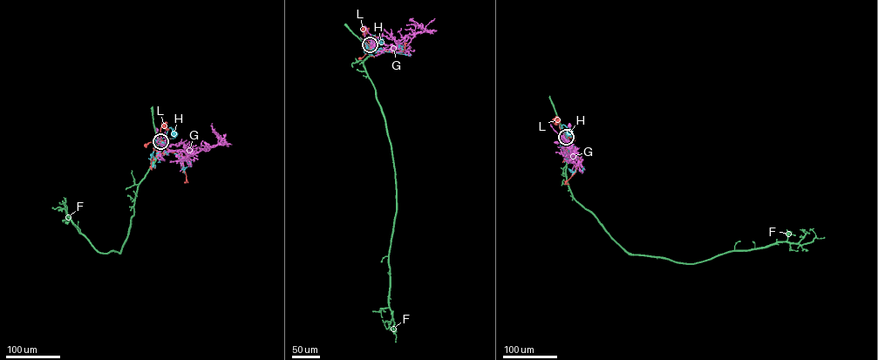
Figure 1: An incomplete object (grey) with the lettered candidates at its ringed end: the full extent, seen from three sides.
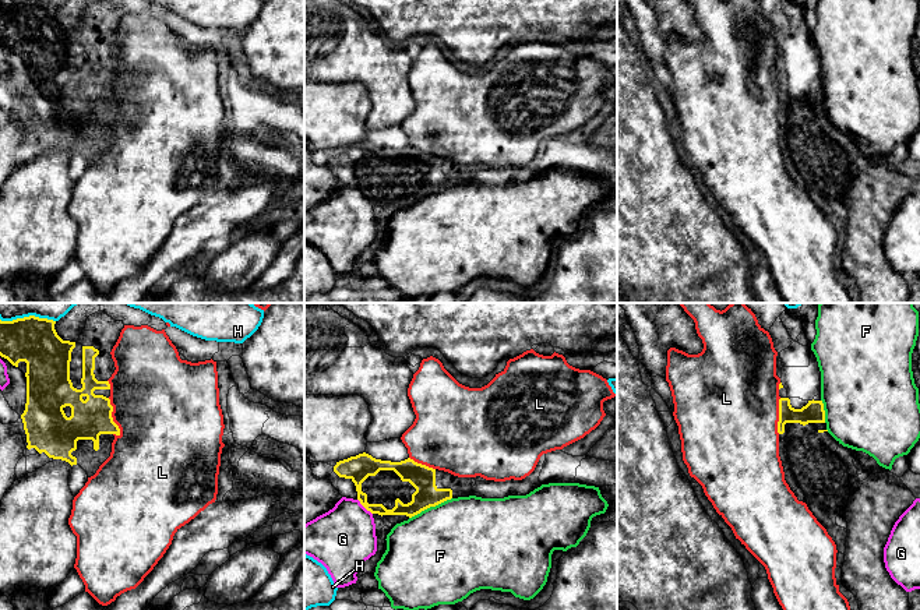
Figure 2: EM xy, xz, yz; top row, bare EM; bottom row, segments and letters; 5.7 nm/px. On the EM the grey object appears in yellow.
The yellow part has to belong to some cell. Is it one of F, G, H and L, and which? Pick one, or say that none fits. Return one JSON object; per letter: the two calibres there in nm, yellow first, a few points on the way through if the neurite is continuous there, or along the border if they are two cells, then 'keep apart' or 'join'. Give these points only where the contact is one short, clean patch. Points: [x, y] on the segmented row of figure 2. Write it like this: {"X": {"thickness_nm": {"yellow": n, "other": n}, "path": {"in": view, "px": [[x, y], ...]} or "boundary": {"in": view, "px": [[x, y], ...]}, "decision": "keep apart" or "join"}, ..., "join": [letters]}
{"F": {"thickness_nm": {"yellow": 150, "other": 480}, "boundary": {"in": "xz", "px": [[451, 497], [409, 518]]}, "decision": "keep apart"}, "G": {"thickness_nm": {"yellow": 150, "other": 360}, "decision": "keep apart"}, "H": {"thickness_nm": {"yellow": 260, "other": 190}, "decision": "keep apart"}, "L": {"thickness_nm": {"yellow": 220, "other": 480}, "boundary": {"in": "xy", "px": [[108, 398], [112, 406], [112, 420], [119, 429], [119, 436]]}, "decision": "keep apart"}, "join": []}

